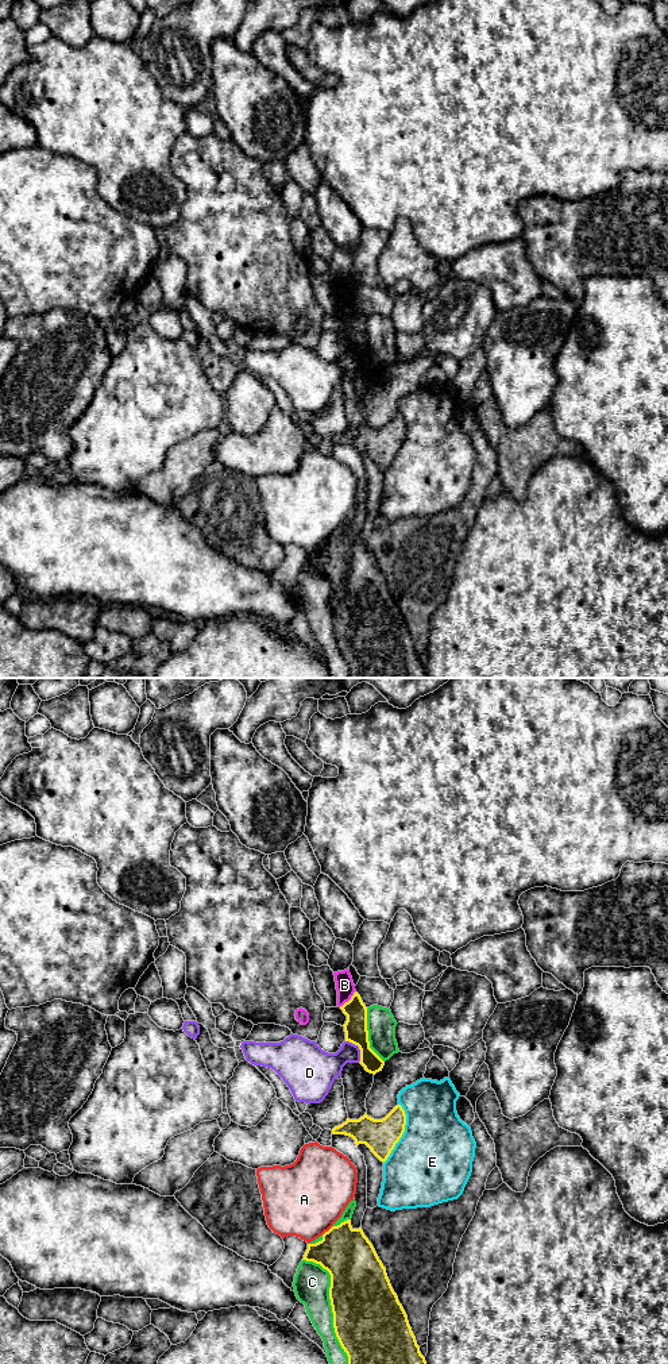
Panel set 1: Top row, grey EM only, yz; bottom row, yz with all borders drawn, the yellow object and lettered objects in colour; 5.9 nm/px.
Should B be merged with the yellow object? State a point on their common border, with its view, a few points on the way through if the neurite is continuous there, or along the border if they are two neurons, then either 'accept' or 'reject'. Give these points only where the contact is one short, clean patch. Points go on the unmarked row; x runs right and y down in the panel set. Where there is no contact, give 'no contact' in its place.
yz (350, 308) | along yz (355, 299), (339, 315) | reject

